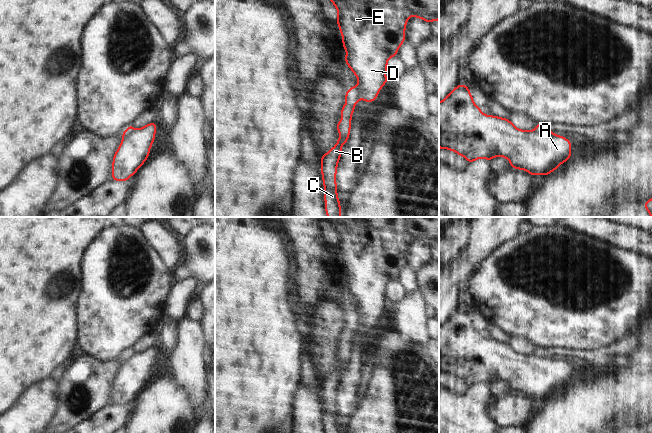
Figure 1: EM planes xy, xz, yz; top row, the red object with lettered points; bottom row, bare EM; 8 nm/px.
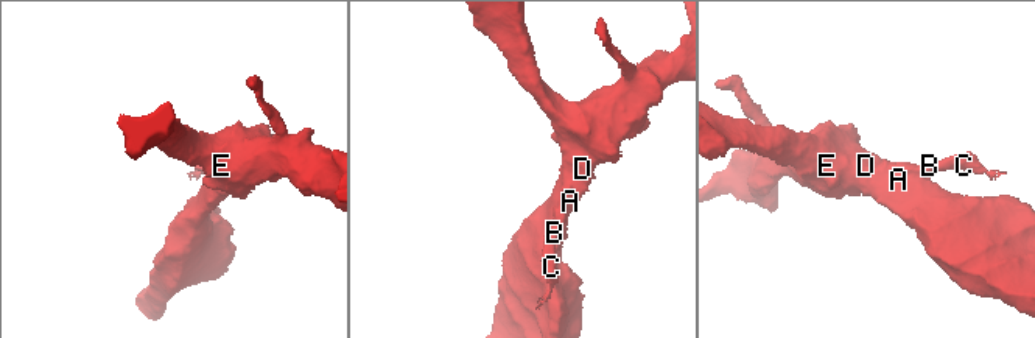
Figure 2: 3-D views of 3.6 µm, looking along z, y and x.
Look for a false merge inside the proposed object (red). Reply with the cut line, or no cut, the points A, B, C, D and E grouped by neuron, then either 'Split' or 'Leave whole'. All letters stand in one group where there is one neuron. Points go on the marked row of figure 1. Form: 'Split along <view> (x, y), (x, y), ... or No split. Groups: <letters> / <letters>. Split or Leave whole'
Split along yz (535, 129), (541, 132), (549, 132). Groups: A D E / B C. Split

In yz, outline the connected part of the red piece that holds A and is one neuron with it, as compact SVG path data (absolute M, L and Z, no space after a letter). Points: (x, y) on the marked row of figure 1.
M462 84L456 86L442 102L439 102L439 148L454 151L464 156L469 163L479 158L490 161L497 156L505 157L511 163L511 168L525 169L530 175L548 175L571 156L571 142L563 136L553 132L523 131L517 129L509 119L483 114L474 104L468 86Z

